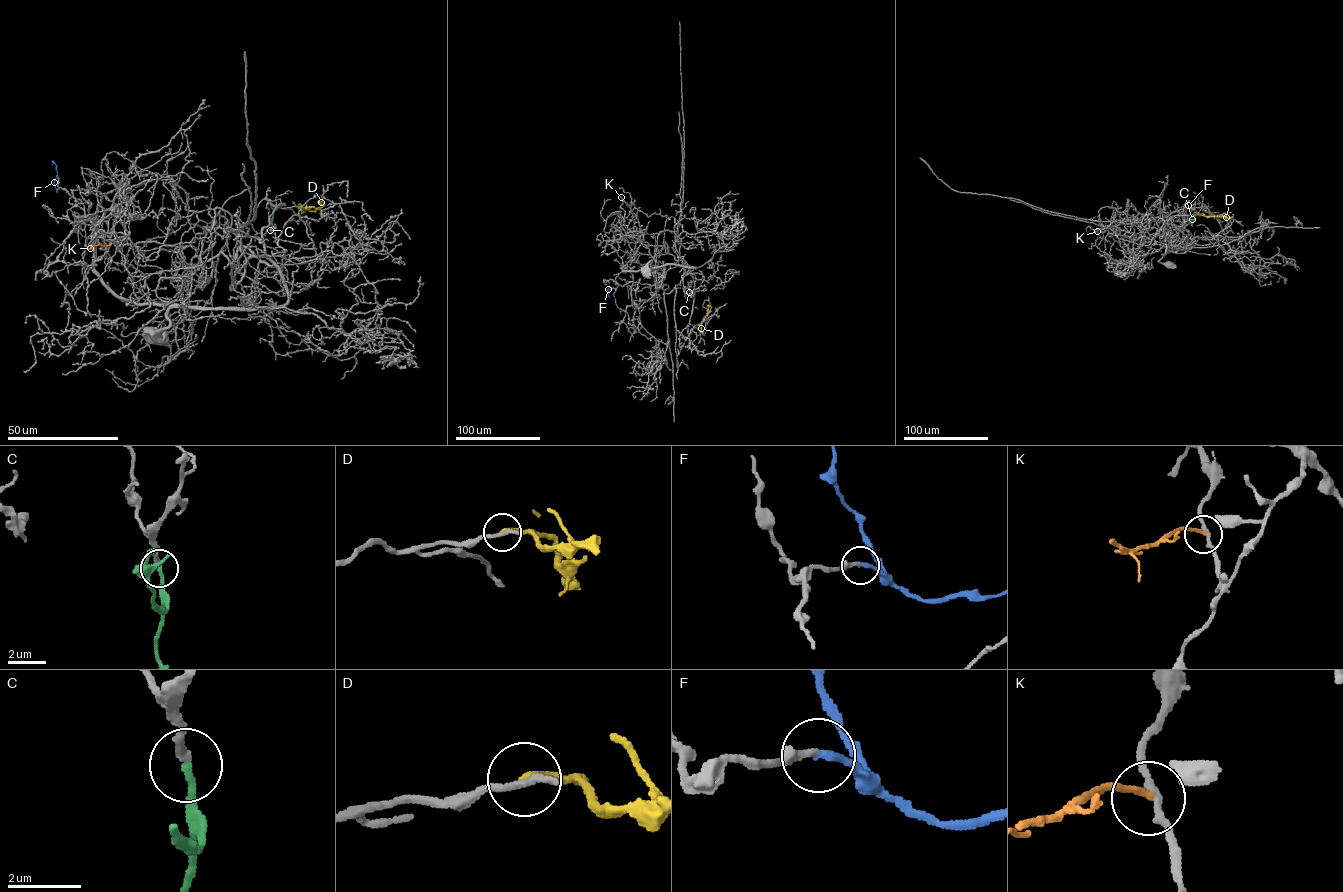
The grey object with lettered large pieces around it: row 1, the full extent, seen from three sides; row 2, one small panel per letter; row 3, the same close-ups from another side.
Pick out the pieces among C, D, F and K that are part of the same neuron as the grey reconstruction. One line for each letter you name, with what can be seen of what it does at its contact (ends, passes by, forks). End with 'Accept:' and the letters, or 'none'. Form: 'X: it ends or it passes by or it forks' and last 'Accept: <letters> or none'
C: it ends
F: it ends
Accept: C, F

